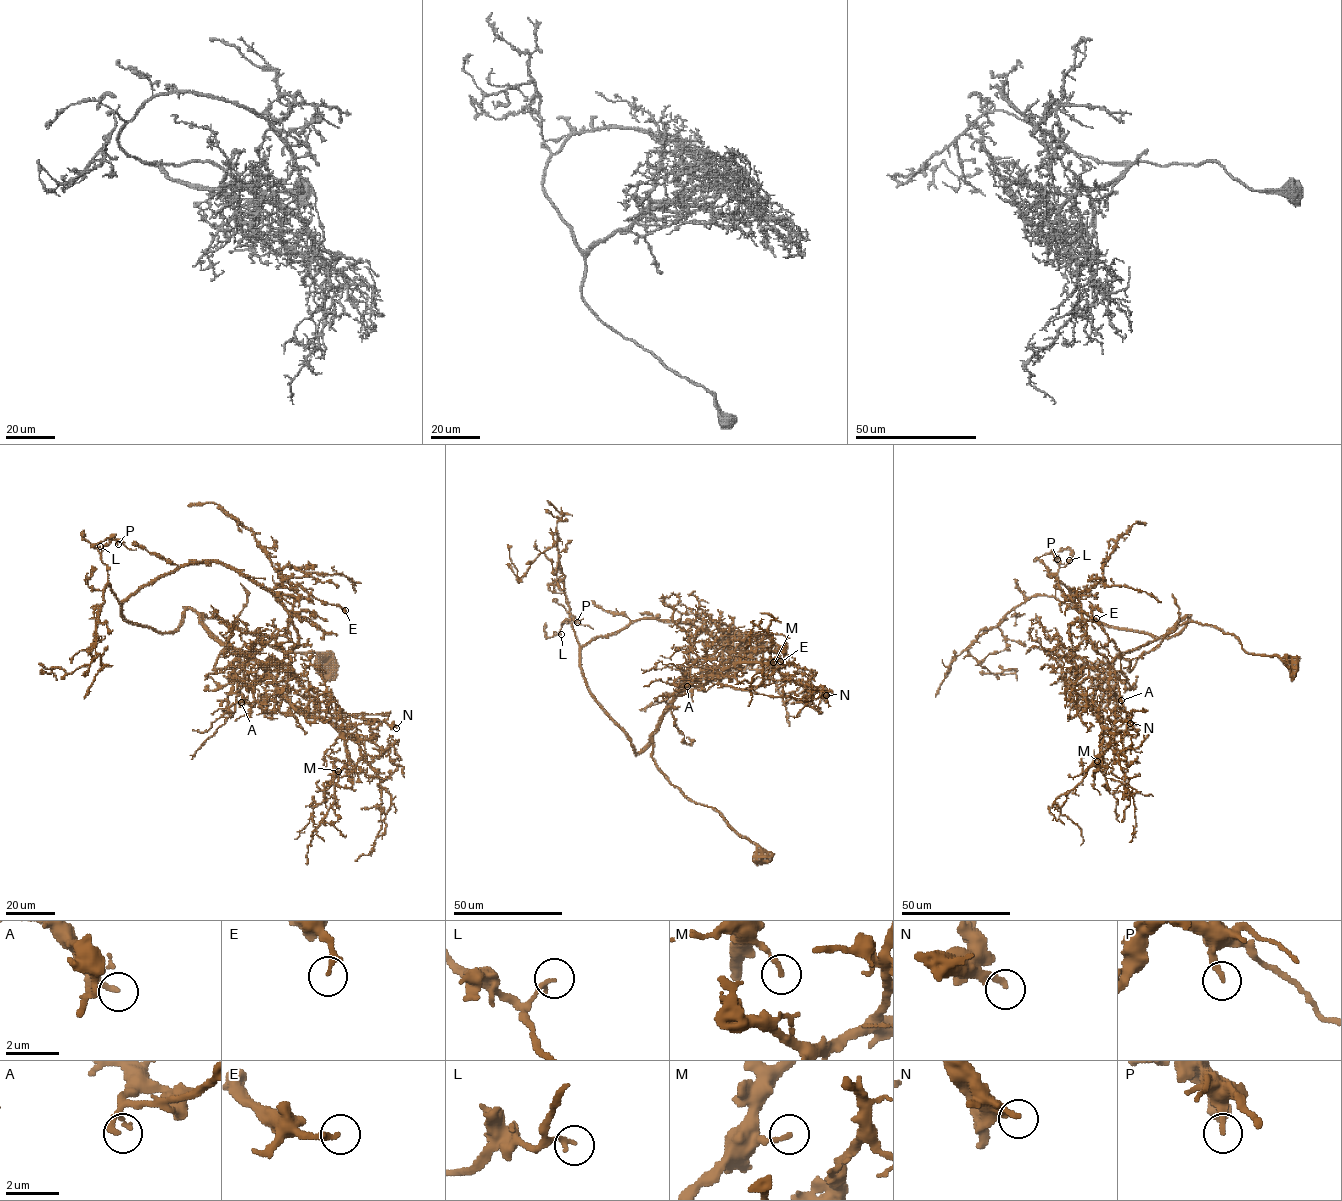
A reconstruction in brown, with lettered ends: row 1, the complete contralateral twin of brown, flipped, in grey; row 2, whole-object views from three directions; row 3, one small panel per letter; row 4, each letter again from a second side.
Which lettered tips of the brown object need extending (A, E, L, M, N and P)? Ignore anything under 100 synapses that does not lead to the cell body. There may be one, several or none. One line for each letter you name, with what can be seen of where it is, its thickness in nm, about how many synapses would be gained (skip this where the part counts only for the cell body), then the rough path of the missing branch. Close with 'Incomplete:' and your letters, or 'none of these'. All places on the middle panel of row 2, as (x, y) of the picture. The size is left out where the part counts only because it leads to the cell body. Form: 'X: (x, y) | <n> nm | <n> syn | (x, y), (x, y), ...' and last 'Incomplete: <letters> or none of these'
Incomplete: none of these

